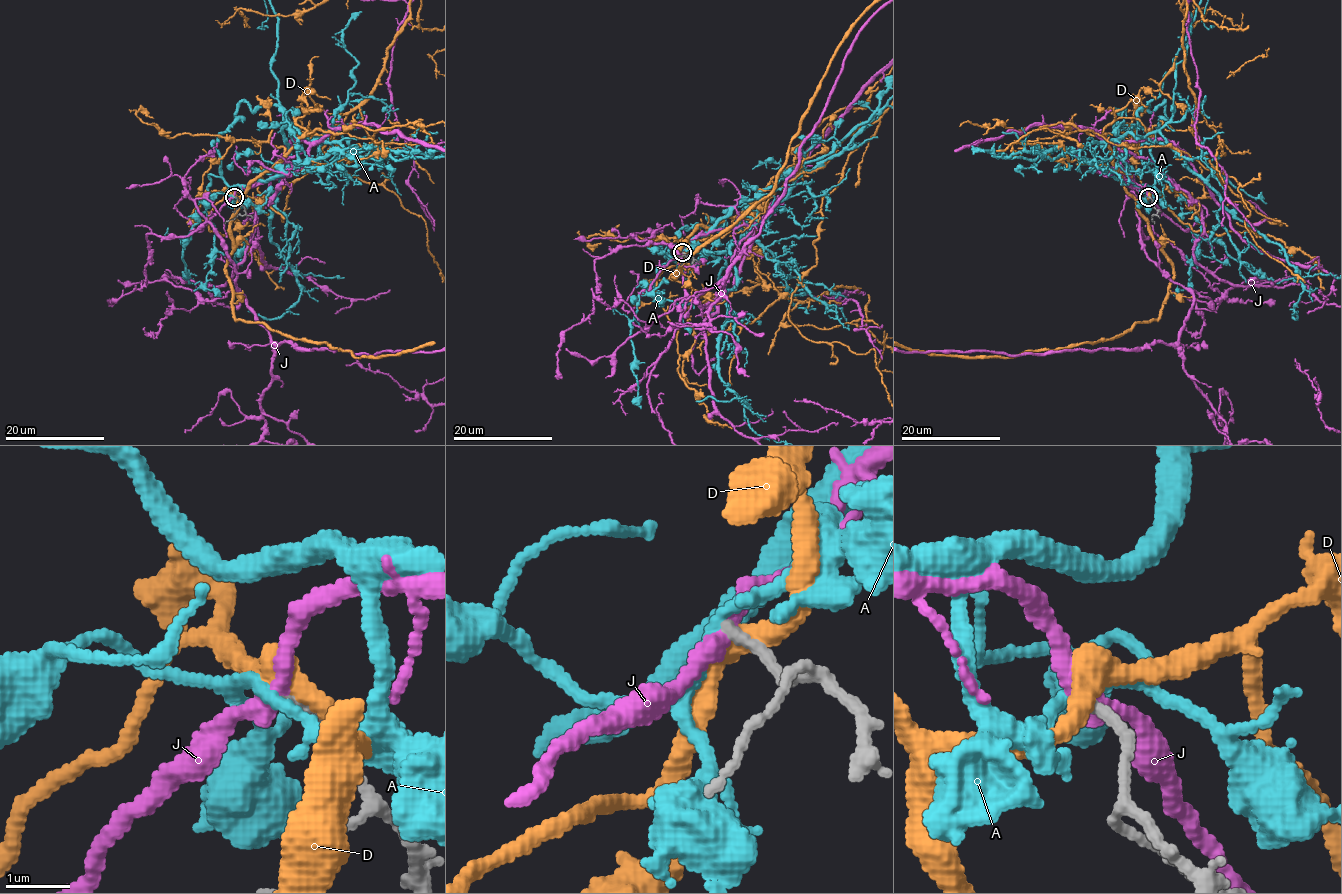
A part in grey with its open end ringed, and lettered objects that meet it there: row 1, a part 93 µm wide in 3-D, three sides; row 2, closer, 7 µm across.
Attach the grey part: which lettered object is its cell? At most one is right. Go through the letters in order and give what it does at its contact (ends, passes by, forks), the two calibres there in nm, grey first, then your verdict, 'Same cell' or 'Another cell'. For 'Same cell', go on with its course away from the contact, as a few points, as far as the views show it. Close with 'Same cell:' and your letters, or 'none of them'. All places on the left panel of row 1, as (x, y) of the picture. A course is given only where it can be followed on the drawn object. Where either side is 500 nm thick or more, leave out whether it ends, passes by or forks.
A: It forks there. Thickness 170 nm (grey) against 140 nm. Another cell
D: It passes by. Thickness 190 nm (grey) against 400 nm. Another cell
J: It passes by. Thickness 170 nm (grey) against 280 nm. Another cell
Same cell: none of them

